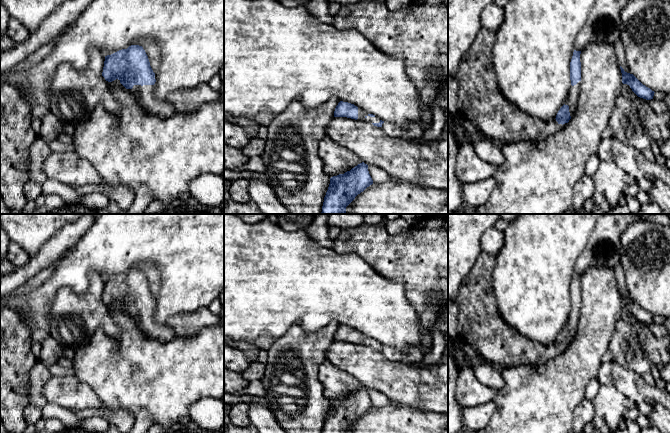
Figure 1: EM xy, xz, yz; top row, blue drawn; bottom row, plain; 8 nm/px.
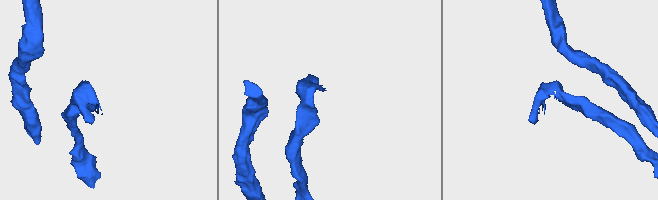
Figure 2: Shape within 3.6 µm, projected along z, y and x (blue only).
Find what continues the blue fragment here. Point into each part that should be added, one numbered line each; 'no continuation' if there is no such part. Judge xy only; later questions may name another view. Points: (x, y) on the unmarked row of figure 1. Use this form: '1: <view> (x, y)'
1: xy (144, 318)

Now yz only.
1: yz (572, 324)

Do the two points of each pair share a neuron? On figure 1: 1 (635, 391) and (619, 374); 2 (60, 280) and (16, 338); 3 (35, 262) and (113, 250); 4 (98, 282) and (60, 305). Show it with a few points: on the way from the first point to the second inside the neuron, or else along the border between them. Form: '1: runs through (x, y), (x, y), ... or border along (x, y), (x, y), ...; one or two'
1: runs through (632, 387), (623, 378); one
2: border along (10, 308), (21, 315), (32, 341); two
3: border along (73, 244), (51, 263); two
4: runs through (92, 292), (79, 305), (70, 305); one

